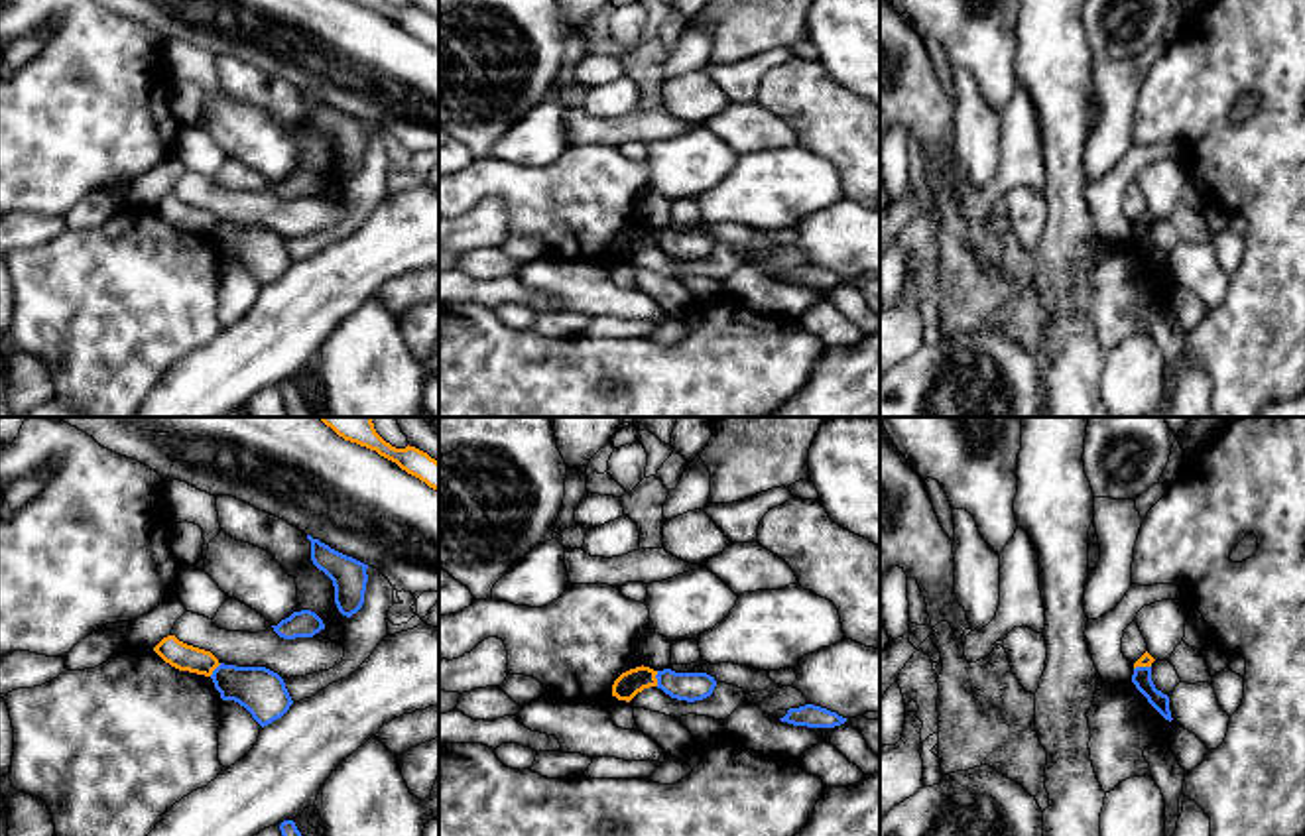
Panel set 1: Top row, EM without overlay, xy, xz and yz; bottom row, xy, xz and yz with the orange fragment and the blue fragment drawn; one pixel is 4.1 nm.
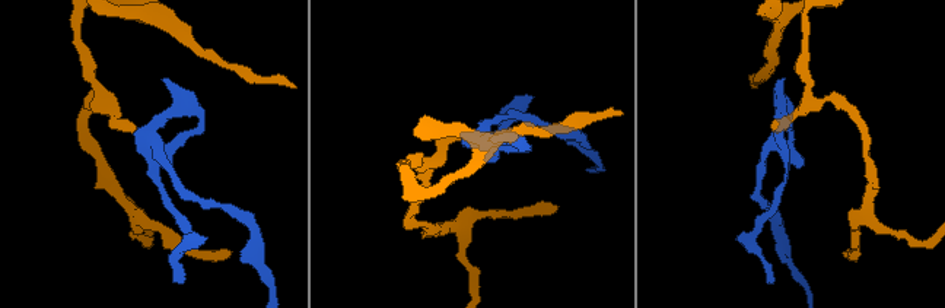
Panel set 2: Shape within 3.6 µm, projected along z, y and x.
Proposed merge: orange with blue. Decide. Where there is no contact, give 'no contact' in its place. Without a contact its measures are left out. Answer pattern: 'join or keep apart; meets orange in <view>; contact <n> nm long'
keep apart; meets orange in xz; contact 60 nm long

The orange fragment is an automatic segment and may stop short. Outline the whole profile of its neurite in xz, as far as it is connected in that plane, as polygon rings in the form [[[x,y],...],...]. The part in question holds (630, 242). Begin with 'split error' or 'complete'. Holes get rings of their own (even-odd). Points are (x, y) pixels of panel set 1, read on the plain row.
complete; [[[636,226],[622,232],[612,244],[612,256],[630,262],[638,252],[650,246],[657,246],[657,230],[650,226]]]

